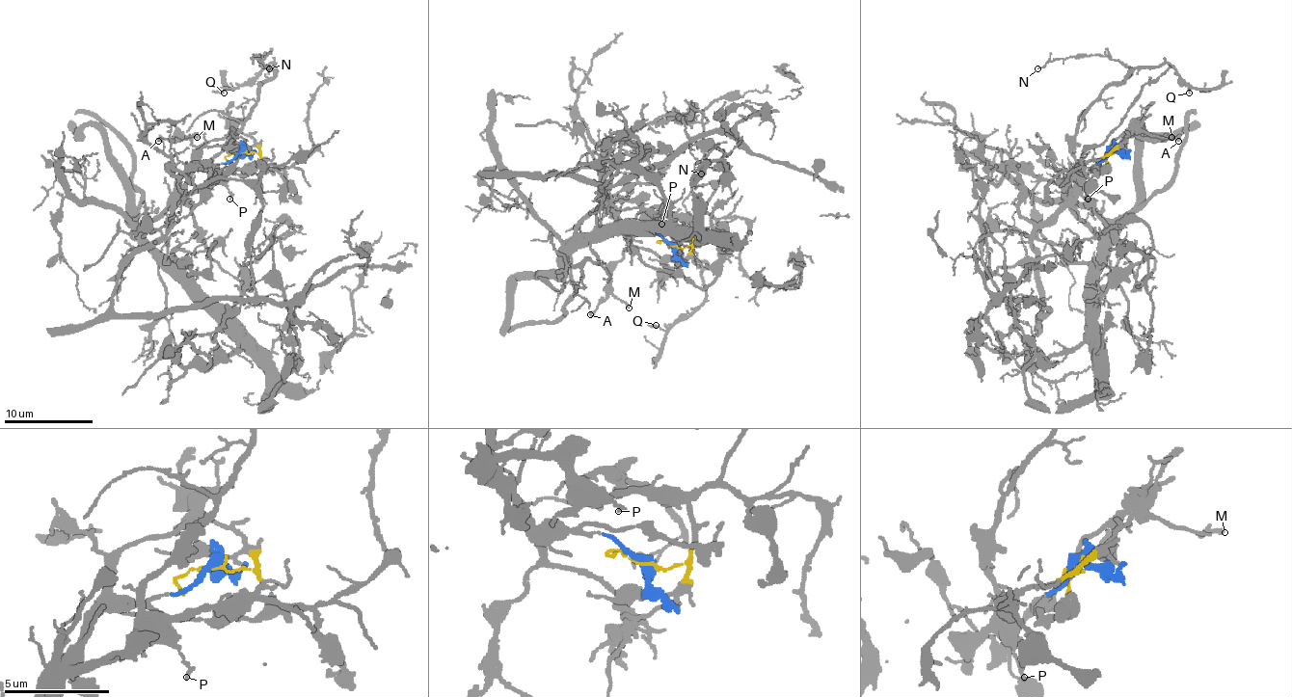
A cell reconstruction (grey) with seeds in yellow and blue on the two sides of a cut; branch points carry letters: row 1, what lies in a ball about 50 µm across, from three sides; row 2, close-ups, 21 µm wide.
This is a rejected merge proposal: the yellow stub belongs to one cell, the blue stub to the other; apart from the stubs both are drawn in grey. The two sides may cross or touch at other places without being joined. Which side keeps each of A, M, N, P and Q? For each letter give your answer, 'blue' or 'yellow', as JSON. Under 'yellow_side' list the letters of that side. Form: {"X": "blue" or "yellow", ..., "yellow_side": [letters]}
{"A": "blue", "M": "blue", "N": "yellow", "P": "yellow", "Q": "yellow", "yellow_side": ["N", "P", "Q"]}

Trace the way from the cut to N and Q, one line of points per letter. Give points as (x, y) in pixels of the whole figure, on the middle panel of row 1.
N: (674, 247), (691, 242), (693, 227), (645, 213), (683, 222), (703, 269), (683, 201), (700, 173)
Q: (674, 247), (691, 242), (693, 227), (645, 213), (683, 222), (705, 266), (705, 300), (656, 324)

